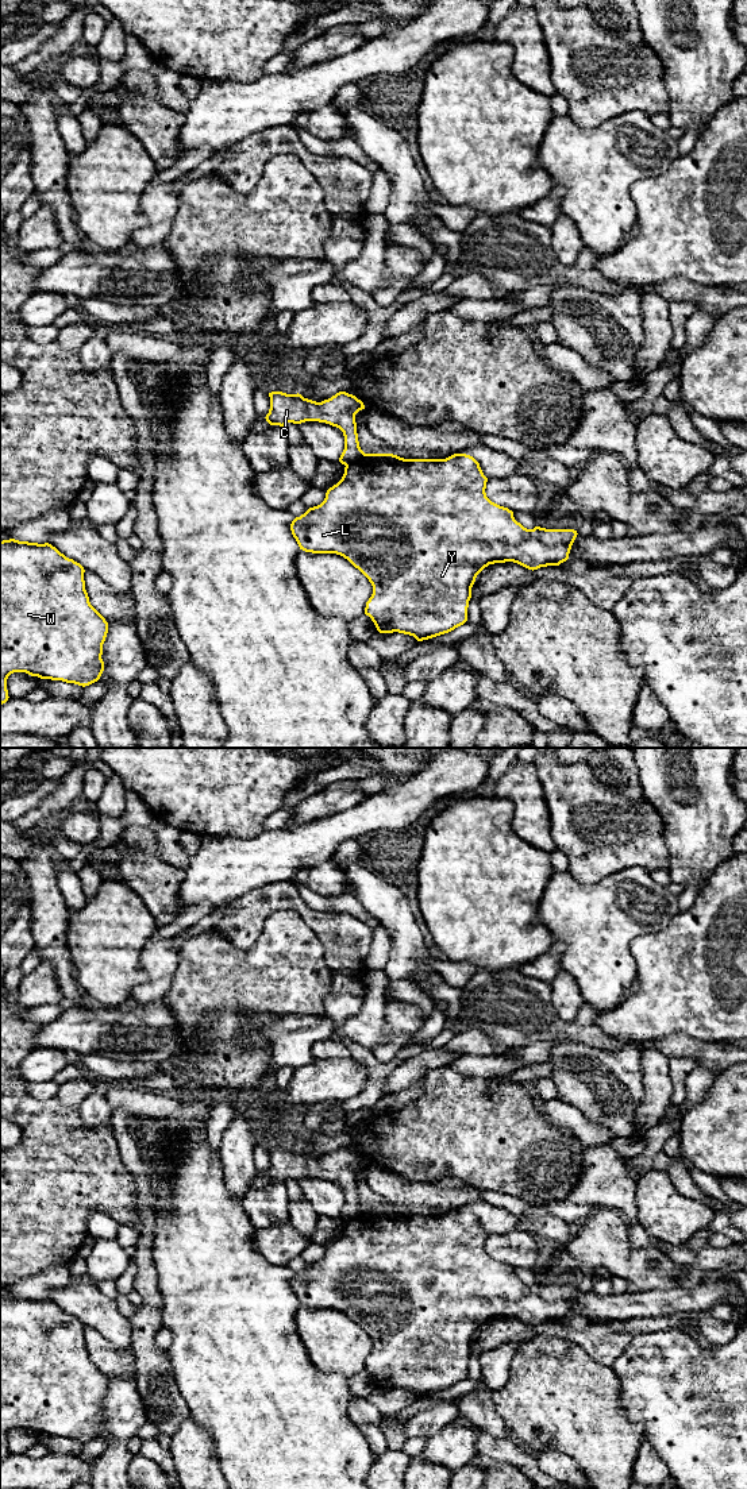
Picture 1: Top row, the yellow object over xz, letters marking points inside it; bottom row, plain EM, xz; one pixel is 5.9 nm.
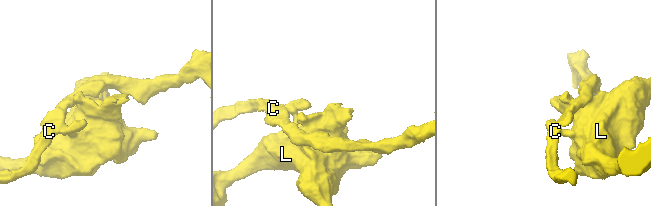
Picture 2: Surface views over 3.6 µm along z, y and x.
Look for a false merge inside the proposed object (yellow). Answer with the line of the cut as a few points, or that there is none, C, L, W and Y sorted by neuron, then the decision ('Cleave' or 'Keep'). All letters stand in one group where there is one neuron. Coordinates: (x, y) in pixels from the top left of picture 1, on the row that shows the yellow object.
Split along xz (365, 454), (346, 466). Groups: C / L W Y. Cleave

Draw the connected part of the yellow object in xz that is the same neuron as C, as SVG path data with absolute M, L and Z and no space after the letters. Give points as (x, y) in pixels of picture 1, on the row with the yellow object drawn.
M272 391L269 397L270 409L265 418L270 425L326 423L343 432L344 450L339 458L342 464L347 466L365 455L359 447L355 423L355 414L365 409L365 405L355 396L339 391L321 402L304 398L299 393Z

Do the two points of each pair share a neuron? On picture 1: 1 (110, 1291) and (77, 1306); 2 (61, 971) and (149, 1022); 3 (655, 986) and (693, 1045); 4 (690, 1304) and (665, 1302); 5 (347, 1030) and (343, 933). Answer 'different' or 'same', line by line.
1: different
2: different
3: different
4: same
5: different

